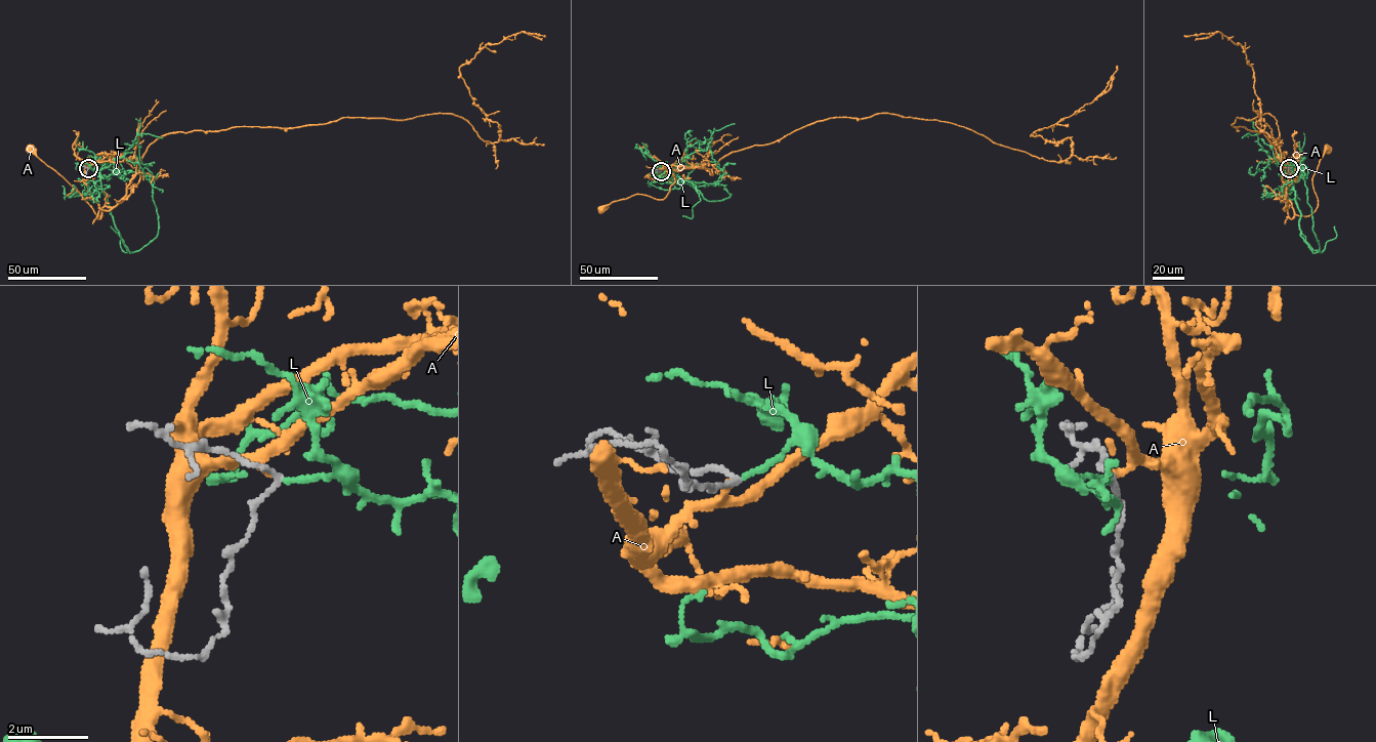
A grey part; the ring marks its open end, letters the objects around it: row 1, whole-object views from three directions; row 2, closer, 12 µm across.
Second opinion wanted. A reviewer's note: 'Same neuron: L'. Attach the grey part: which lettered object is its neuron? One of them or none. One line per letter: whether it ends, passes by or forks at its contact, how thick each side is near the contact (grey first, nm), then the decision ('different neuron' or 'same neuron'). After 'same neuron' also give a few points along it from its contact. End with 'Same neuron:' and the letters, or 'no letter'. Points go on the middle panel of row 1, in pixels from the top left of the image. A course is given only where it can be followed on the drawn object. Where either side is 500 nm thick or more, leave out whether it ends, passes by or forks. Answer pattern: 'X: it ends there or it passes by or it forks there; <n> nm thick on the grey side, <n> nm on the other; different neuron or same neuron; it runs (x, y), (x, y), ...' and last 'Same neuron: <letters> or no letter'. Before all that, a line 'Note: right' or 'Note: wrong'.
Note: right
A: it passes by; 120 nm thick on the grey side, 170 nm on the other; different neuron
L: it ends there; 130 nm thick on the grey side, 130 nm on the other; same neuron; it runs (661, 171), (672, 172), (683, 182), (689, 180), (699, 196), (700, 201), (693, 207), (693, 217), (682, 216)
Same neuron: L

